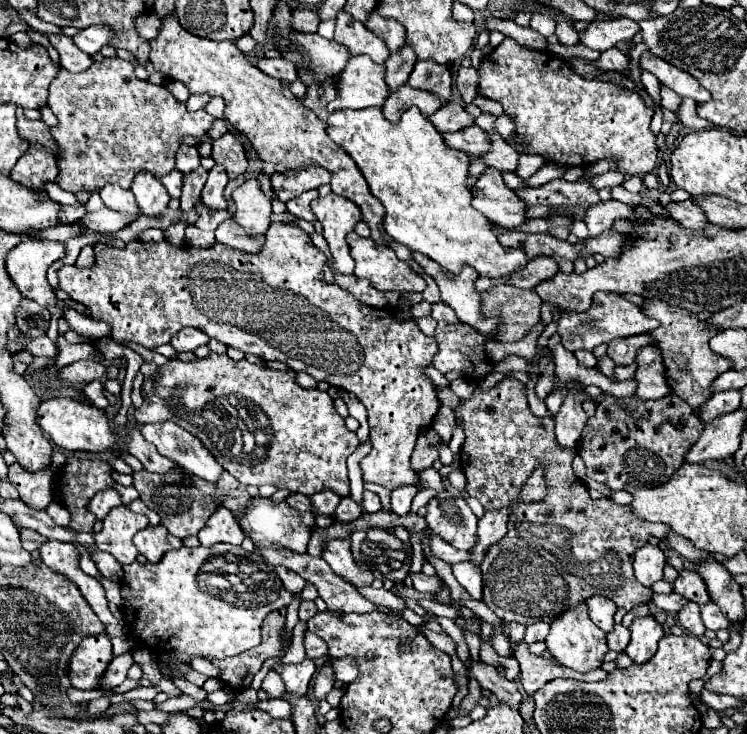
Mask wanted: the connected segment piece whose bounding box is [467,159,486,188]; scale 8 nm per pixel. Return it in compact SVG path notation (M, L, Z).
M477 159L473 164L469 167L469 174L467 179L467 185L468 187L473 187L478 180L479 176L482 174L482 172L486 169L485 164L481 162L481 160Z

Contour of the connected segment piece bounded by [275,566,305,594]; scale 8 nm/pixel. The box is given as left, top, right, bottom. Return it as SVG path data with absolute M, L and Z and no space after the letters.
M275 566L275 574L281 578L283 586L289 590L289 592L301 592L303 586L305 586L305 580L299 578L295 572L291 572L289 568L283 568L283 566Z

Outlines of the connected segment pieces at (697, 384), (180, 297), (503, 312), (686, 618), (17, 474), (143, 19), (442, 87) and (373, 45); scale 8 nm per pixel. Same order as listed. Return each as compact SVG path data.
M657 298L645 300L645 306L641 308L641 312L645 312L645 316L655 318L659 322L659 328L648 332L651 338L655 338L655 348L659 350L663 364L665 364L665 380L671 388L673 394L677 394L681 400L685 400L695 414L699 414L699 406L703 404L703 400L709 400L713 396L711 392L711 380L715 380L715 376L731 370L731 362L719 354L715 354L709 348L709 340L711 336L715 336L719 332L719 328L707 328L707 324L703 324L697 314L687 312L683 308L675 308L667 302L661 302Z
M275 222L271 224L269 232L267 232L267 242L263 246L263 250L259 254L245 254L241 250L235 250L231 246L223 246L223 244L213 244L209 248L195 248L195 246L171 246L167 240L163 242L139 242L139 240L133 240L129 242L125 248L115 248L115 246L103 246L103 244L95 244L93 246L95 250L95 264L91 268L79 268L79 266L63 266L59 270L59 288L65 290L75 302L81 302L85 304L89 310L91 310L91 318L95 320L103 320L103 322L109 322L113 326L113 334L111 338L115 342L137 342L145 348L157 348L161 344L169 344L171 336L177 334L181 328L199 328L201 332L205 332L209 338L215 338L219 342L223 342L225 346L233 346L233 348L239 348L241 352L251 352L263 360L279 360L287 366L291 366L295 370L295 360L301 364L301 370L305 370L307 374L311 374L317 382L325 380L329 382L331 386L335 388L341 388L345 392L353 392L361 402L363 406L367 408L367 416L369 416L369 426L371 426L371 442L373 442L373 450L361 460L361 468L363 468L363 480L365 482L375 482L375 484L381 484L385 486L387 490L395 490L399 486L415 486L417 484L417 474L411 470L411 452L413 452L413 446L415 446L415 440L421 432L421 428L429 428L433 424L433 418L441 406L439 398L435 396L435 388L429 380L423 380L423 368L431 364L435 352L437 352L437 344L435 344L435 338L431 336L425 336L417 324L413 320L397 320L395 314L391 310L379 310L379 308L371 308L371 306L365 306L361 304L357 298L353 298L353 294L341 290L339 286L335 284L327 284L327 282L321 282L319 276L327 264L327 258L321 250L317 250L313 244L311 244L311 238L299 228L299 226L293 226L293 224L283 224L283 222Z
M495 286L481 294L483 316L499 318L497 342L517 342L539 322L541 298L533 290Z
M689 602L687 606L683 606L683 610L679 610L677 618L679 618L681 628L687 630L687 634L693 634L693 636L705 634L705 626L703 626L701 616L699 616L699 606L695 602Z
M19 464L9 466L9 480L19 490L21 500L35 508L35 510L47 510L51 504L51 472L27 472Z
M145 12L145 14L141 14L141 16L135 18L135 24L137 24L137 32L141 34L141 38L153 40L159 34L161 18L155 16L153 12Z
M417 60L409 76L409 84L413 88L439 94L443 102L447 102L451 96L451 72L447 66L435 64L435 60Z
M343 10L337 16L335 40L345 44L349 48L351 56L367 54L377 64L383 64L391 56L391 52L387 52L387 44L383 44L381 36L375 36L375 32L365 28L365 24L351 20L351 16L347 16L347 12L343 12Z

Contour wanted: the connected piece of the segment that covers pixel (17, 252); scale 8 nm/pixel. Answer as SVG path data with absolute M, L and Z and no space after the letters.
M23 240L7 254L7 274L19 288L19 292L41 304L57 304L57 298L47 282L47 268L65 256L65 248L61 242L47 240Z

